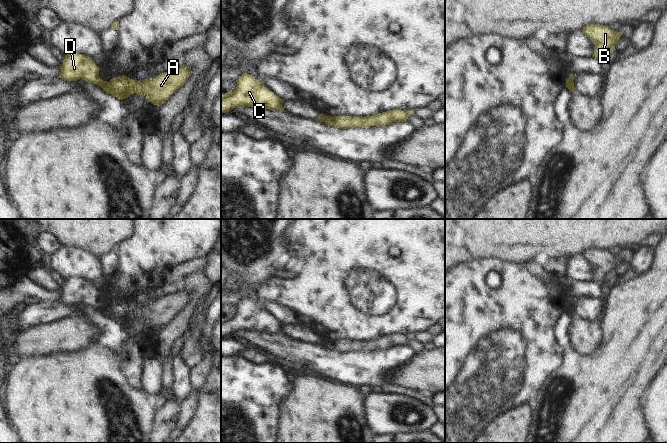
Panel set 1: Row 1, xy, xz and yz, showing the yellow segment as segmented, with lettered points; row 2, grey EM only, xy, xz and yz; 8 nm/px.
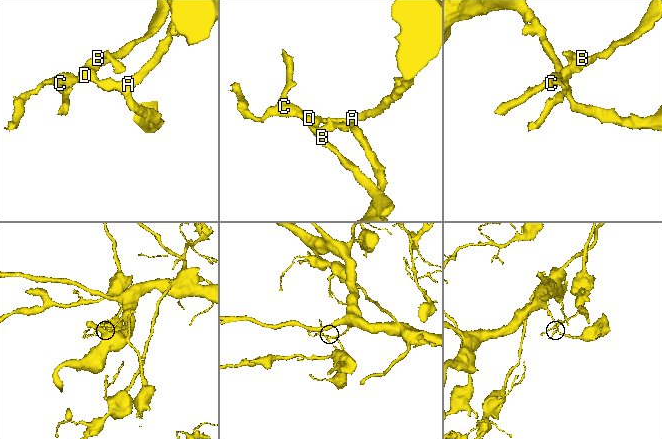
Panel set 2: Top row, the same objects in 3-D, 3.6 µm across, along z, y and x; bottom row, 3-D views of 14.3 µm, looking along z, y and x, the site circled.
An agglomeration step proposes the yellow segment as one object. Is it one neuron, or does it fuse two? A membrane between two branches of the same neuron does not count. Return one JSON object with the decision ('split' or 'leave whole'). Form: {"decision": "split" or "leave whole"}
{"decision": "split"}

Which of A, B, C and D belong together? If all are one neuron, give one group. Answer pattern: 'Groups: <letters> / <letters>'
Groups: A / B C D

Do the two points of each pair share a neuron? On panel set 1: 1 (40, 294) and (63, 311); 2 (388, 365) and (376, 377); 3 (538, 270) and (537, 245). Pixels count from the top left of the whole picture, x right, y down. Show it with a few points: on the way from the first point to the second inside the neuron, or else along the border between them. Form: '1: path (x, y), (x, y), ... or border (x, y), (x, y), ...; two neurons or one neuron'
1: border (35, 298), (57, 302); two neurons
2: path (385, 368), (379, 374); one neuron
3: border (533, 259), (530, 259), (525, 264); two neurons

